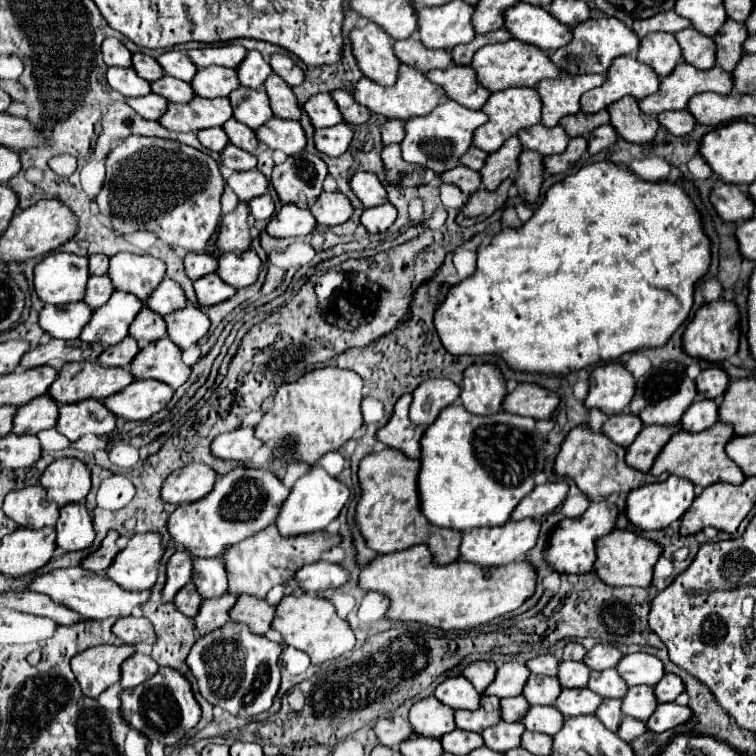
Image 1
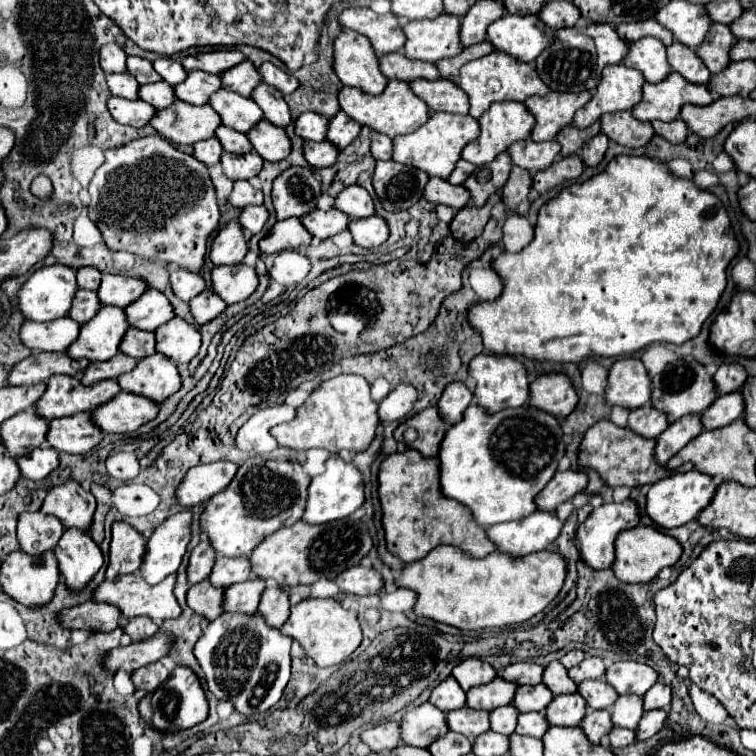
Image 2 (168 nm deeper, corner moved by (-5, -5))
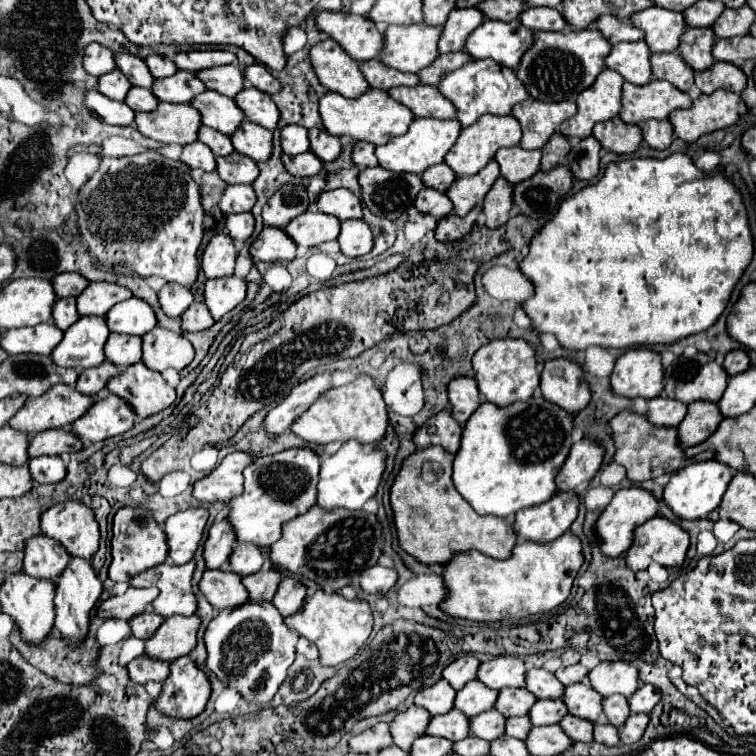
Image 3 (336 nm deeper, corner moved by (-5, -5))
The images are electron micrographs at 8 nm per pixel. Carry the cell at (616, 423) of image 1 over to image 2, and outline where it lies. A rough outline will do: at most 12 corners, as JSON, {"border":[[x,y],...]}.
{"border":[[646,404],[630,412],[628,428],[658,438],[668,416]]}

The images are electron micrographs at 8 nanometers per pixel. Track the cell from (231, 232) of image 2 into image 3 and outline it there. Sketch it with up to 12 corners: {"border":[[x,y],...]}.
{"border":[[216,234],[204,254],[206,278],[234,274],[238,250]]}

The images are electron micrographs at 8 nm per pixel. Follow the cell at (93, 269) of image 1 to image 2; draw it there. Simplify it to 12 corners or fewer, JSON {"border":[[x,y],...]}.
{"border":[[78,268],[78,288],[96,290],[102,274],[92,268]]}

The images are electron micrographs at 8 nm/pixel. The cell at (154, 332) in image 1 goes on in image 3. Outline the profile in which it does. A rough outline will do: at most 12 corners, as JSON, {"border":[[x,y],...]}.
{"border":[[112,332],[106,360],[126,368],[142,360],[142,338]]}

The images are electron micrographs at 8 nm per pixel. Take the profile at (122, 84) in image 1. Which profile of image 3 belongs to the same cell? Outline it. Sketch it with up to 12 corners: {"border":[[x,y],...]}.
{"border":[[120,70],[98,78],[98,90],[112,100],[126,100],[132,84]]}

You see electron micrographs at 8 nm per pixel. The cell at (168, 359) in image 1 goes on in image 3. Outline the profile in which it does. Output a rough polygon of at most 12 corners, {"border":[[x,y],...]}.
{"border":[[138,362],[108,390],[140,418],[176,400],[160,372]]}

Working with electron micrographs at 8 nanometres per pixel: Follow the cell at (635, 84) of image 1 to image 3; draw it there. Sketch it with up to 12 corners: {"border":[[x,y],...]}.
{"border":[[604,68],[576,98],[576,116],[560,124],[588,138],[596,122],[618,116],[624,82]]}

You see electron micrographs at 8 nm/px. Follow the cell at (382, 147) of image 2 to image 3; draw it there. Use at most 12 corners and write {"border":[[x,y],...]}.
{"border":[[354,142],[352,160],[364,166],[376,166],[374,144]]}

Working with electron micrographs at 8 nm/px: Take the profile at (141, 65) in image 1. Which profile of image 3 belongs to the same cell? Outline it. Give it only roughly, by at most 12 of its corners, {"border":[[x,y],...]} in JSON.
{"border":[[116,54],[118,70],[132,86],[152,88],[154,78],[144,60]]}

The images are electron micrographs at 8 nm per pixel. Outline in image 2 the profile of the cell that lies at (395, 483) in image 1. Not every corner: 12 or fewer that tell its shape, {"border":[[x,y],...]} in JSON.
{"border":[[416,450],[380,466],[382,526],[402,562],[442,544],[496,550],[472,512],[440,496]]}

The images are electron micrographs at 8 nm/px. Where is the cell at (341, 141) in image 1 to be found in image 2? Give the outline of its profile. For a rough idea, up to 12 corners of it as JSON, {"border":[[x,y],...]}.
{"border":[[304,142],[312,168],[328,168],[338,150],[330,142]]}

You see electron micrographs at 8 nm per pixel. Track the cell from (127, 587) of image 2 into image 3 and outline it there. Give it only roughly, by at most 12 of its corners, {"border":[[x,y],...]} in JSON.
{"border":[[192,560],[162,562],[132,576],[134,588],[158,586],[150,610],[192,616]]}

